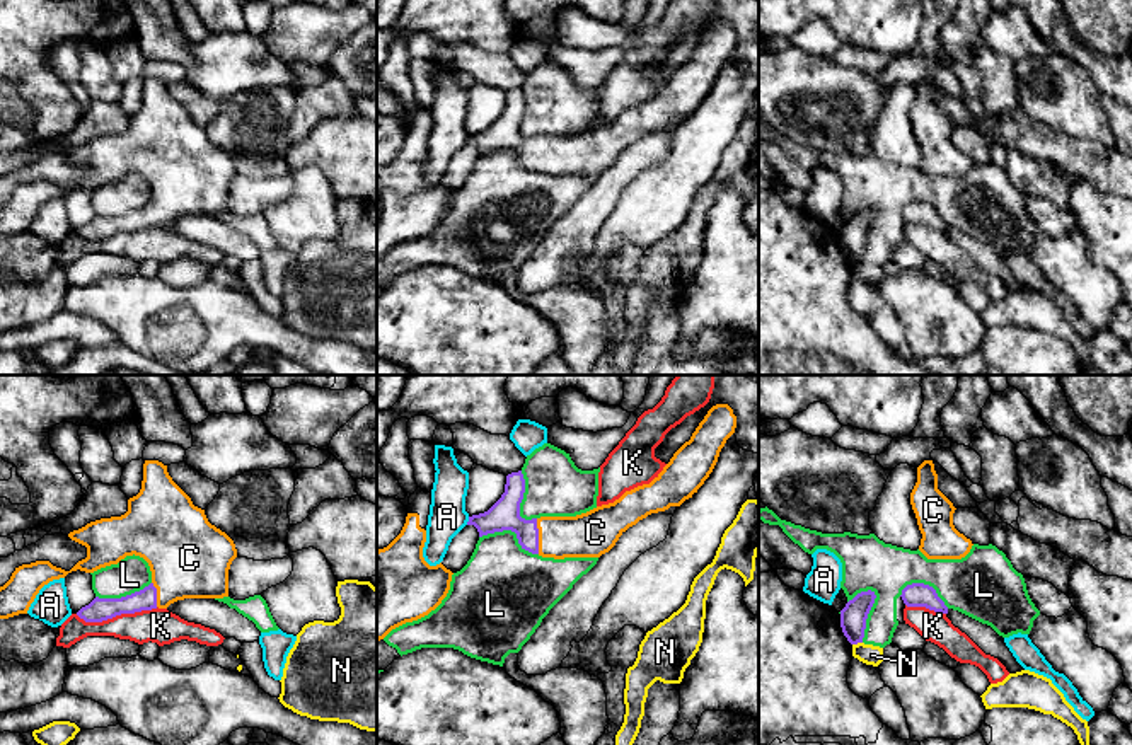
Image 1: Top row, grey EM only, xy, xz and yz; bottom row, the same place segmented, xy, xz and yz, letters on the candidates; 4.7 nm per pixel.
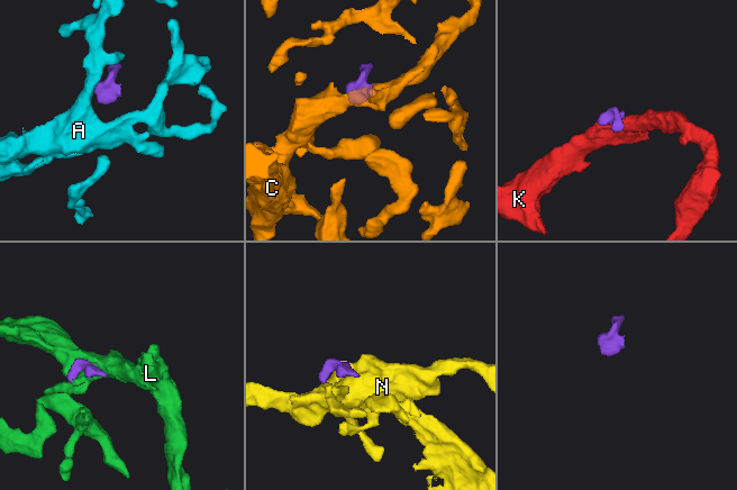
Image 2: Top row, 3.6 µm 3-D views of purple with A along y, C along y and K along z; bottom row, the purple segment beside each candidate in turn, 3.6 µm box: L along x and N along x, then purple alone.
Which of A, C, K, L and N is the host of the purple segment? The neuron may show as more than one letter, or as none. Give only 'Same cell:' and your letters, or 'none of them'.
Same cell: C

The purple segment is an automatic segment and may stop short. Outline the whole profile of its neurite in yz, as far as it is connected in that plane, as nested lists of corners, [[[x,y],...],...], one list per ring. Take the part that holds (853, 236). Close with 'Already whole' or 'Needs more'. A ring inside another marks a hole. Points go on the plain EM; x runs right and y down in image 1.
[[[861,210],[840,228],[840,245],[851,263],[863,261],[866,237],[875,222],[875,210]]]. Already whole

